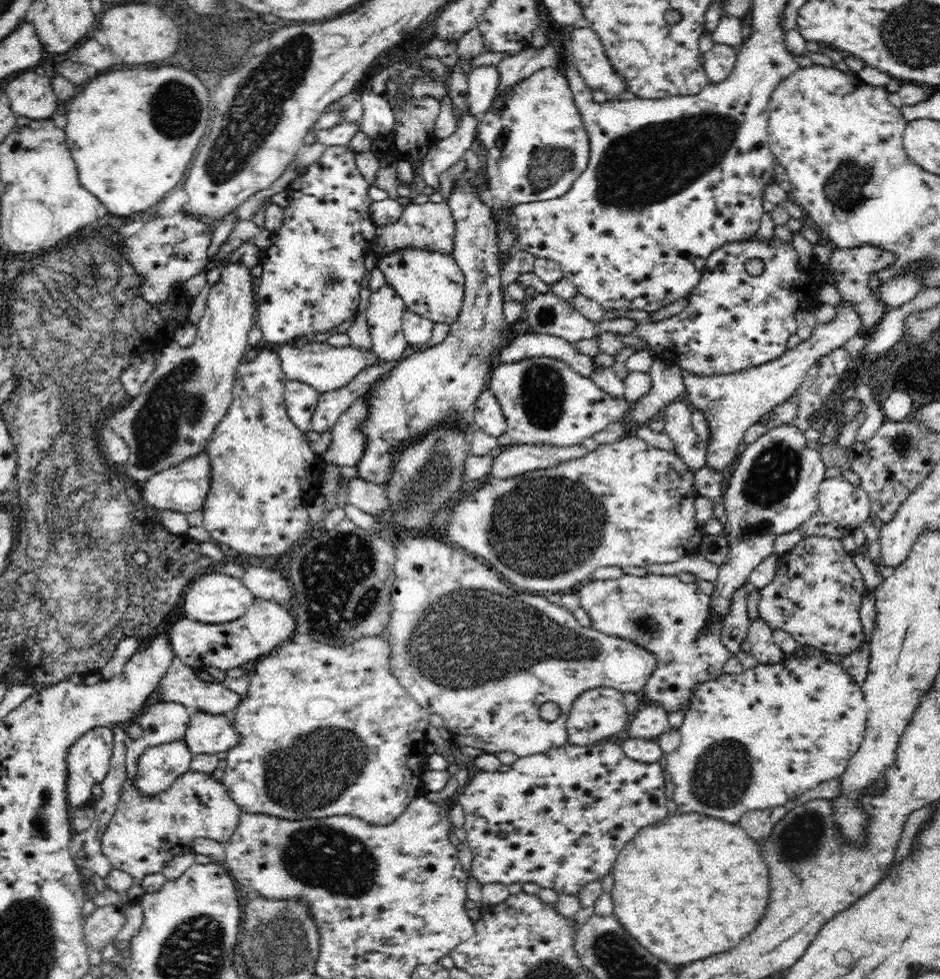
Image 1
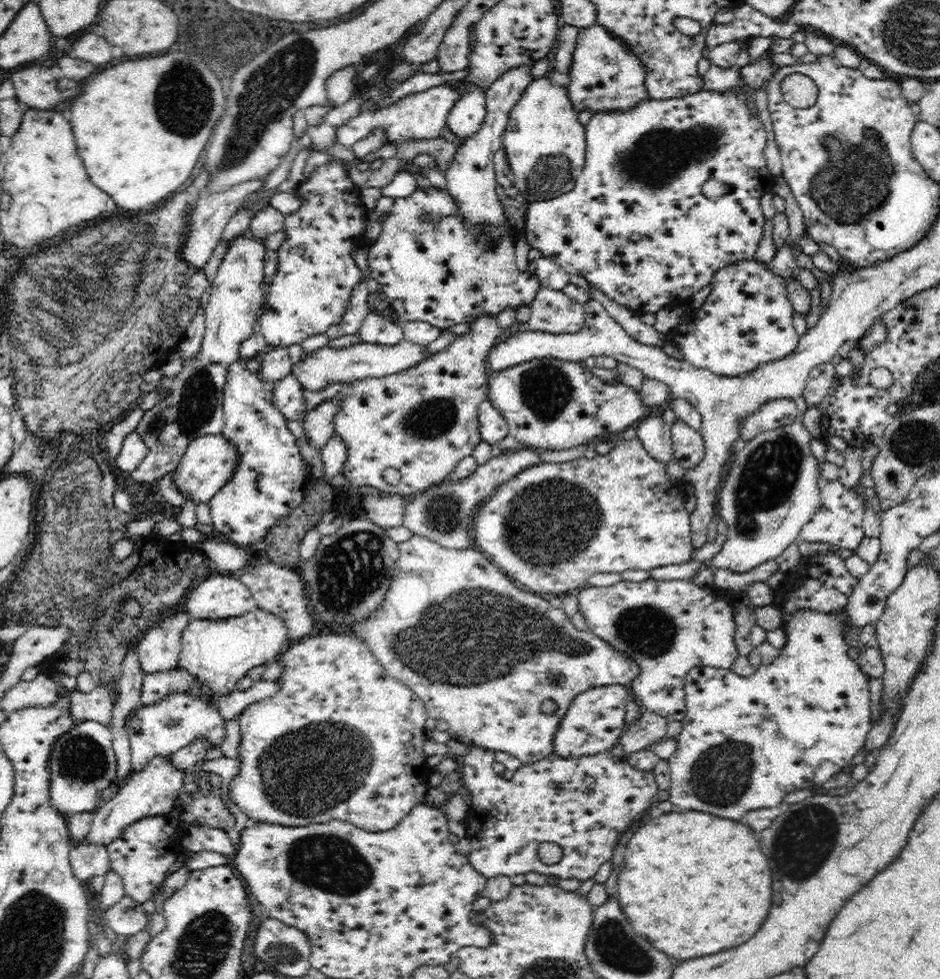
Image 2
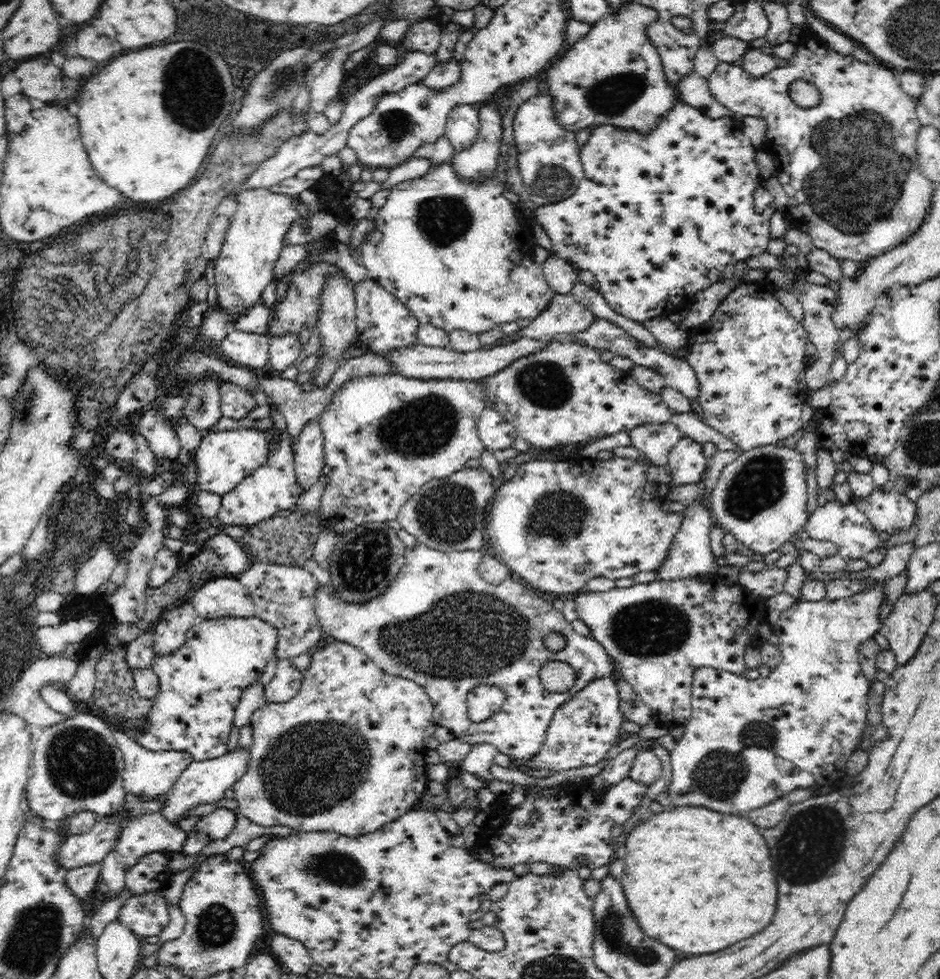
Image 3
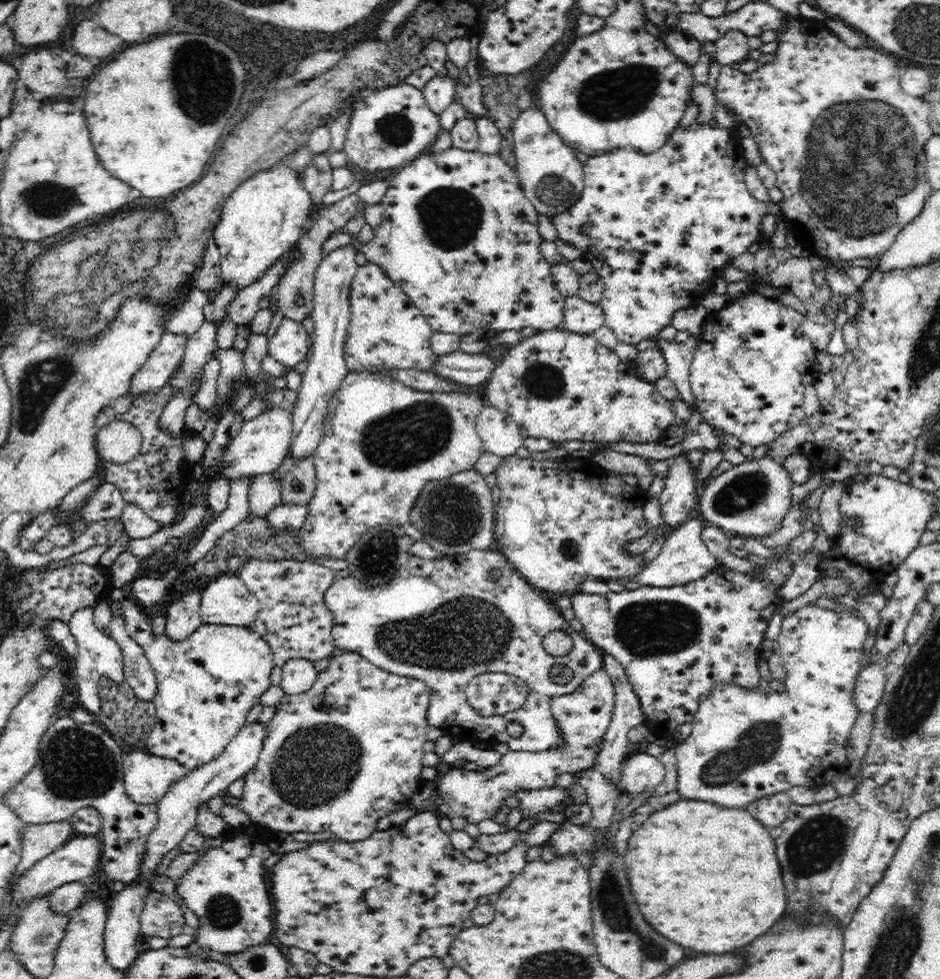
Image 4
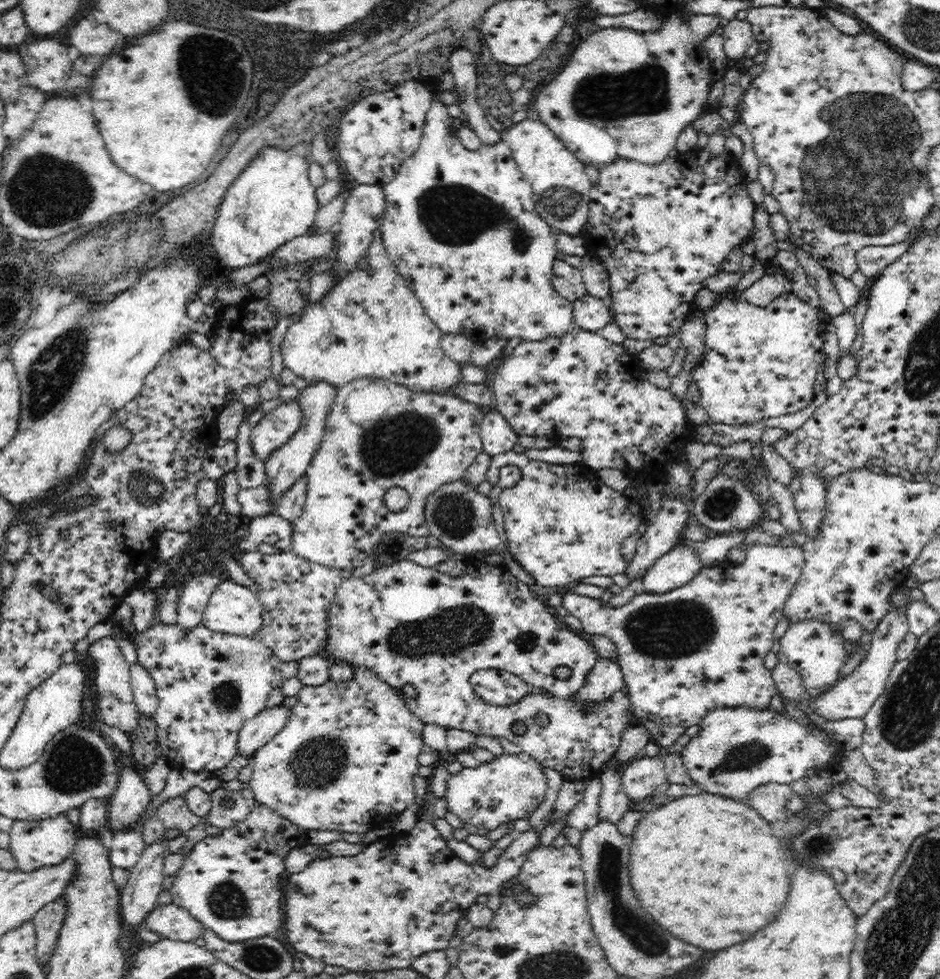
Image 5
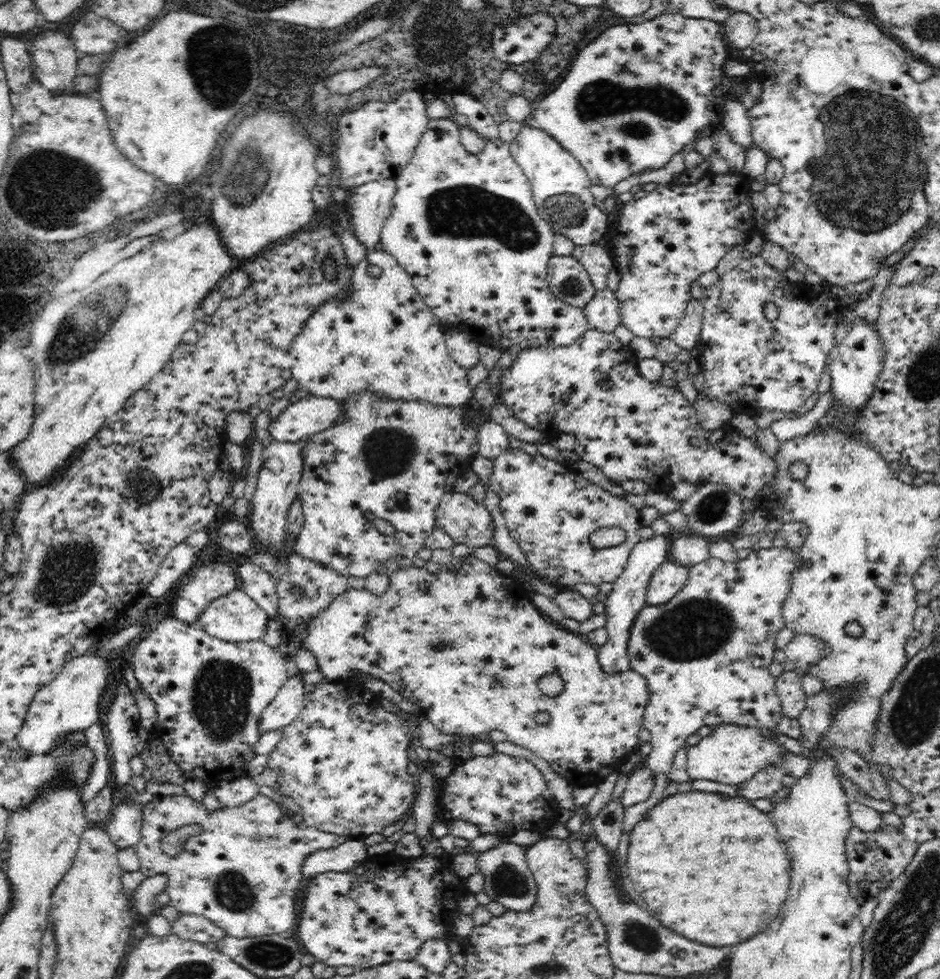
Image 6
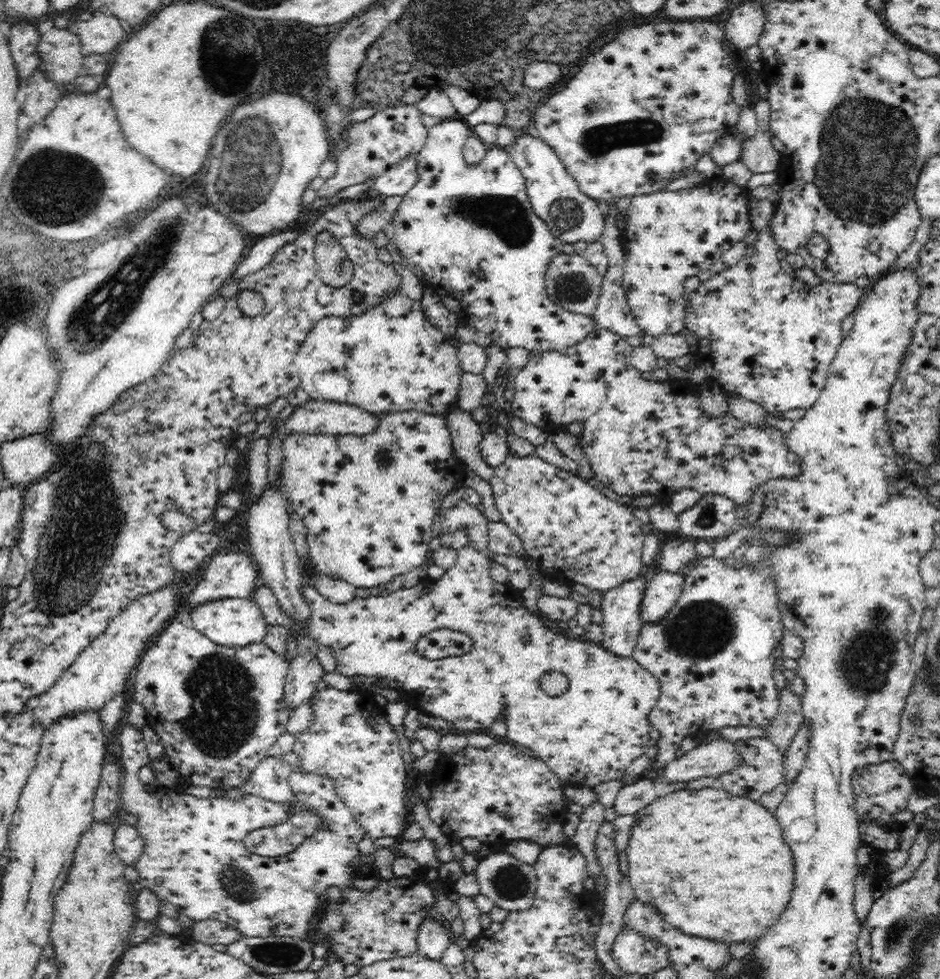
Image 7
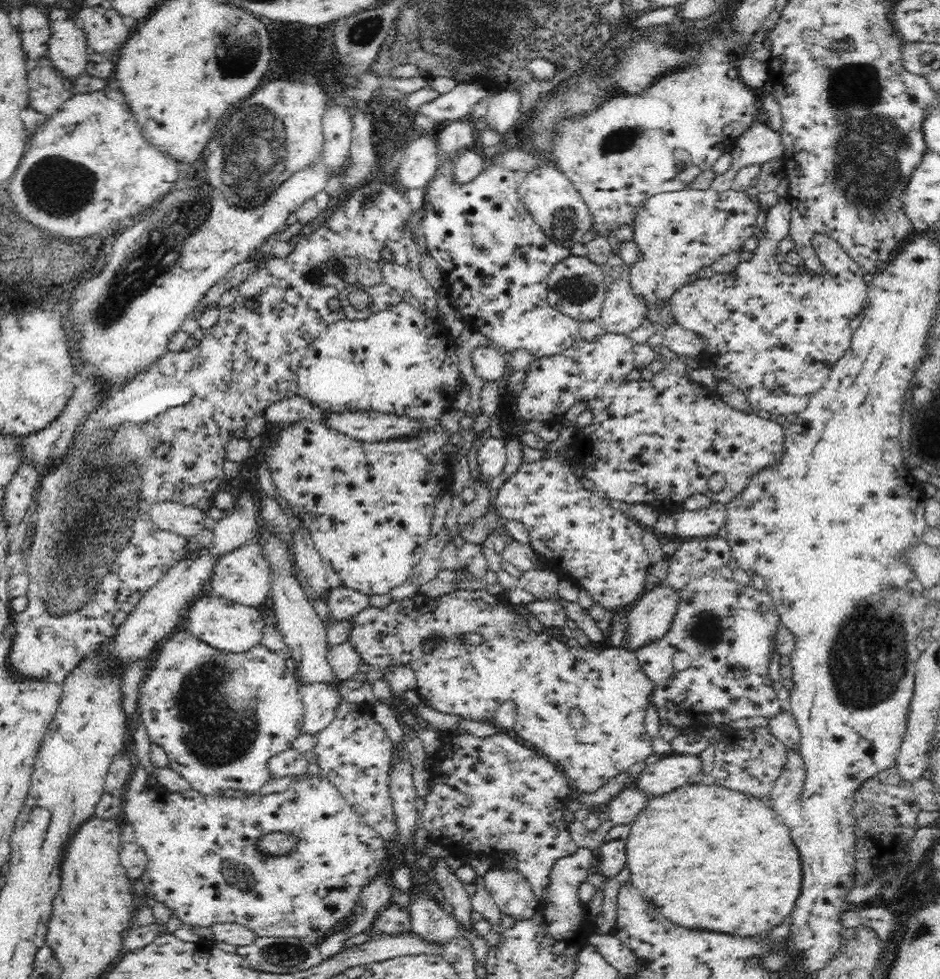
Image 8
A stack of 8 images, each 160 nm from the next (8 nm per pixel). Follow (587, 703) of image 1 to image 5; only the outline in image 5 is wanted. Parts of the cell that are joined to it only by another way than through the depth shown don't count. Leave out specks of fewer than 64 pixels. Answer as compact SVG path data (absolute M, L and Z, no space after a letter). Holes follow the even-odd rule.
M600 657L588 674L586 684L575 694L575 700L602 702L621 689L625 689L625 680L617 658ZM477 670L470 675L469 681L481 700L496 706L506 706L512 702L518 702L520 698L534 690L534 687L506 670ZM528 753L502 754L490 762L475 767L464 767L448 780L446 794L447 808L461 818L467 827L492 830L500 824L530 818L544 802L548 784L542 765Z

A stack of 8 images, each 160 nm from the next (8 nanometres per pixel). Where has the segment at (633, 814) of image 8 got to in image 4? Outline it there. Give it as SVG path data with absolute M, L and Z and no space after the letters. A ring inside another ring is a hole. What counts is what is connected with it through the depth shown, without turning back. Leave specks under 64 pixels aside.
M638 753L623 764L620 786L633 795L651 792L664 780L665 772L664 764L656 755Z

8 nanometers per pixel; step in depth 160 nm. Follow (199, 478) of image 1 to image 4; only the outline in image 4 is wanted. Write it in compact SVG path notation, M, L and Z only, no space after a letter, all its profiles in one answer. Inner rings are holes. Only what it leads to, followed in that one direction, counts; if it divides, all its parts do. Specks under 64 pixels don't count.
M286 406L264 410L241 426L238 436L227 446L223 464L225 467L214 478L236 480L238 476L256 476L278 469L288 452L293 435L293 413Z

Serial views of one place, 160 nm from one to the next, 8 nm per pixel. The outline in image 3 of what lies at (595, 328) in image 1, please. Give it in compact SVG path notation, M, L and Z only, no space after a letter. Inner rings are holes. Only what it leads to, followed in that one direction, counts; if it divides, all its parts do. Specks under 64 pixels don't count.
M571 293L554 295L551 305L542 314L539 314L525 328L520 329L519 338L548 339L556 334L572 334L585 331L597 318L597 316L583 304L580 304Z

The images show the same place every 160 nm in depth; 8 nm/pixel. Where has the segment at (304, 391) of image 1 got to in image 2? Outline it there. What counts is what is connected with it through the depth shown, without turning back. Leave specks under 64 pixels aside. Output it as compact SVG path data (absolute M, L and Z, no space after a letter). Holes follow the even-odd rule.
M290 373L280 380L274 382L272 388L273 406L280 411L287 420L303 419L304 416L304 395L303 386L299 380Z

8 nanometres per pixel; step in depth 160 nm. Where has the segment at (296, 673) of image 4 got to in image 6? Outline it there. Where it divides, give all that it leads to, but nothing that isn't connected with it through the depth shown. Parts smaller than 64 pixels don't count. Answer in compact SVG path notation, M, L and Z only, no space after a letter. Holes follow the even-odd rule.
M474 554L462 557L462 564L456 570L446 568L438 573L431 574L415 563L404 563L404 568L392 572L389 576L390 588L386 594L376 596L364 589L350 589L340 594L328 608L317 615L308 625L306 630L306 648L314 653L318 661L319 669L324 674L327 682L349 681L355 675L376 678L389 684L396 692L402 694L408 702L417 705L417 710L423 719L429 721L444 735L473 736L476 734L489 734L493 730L504 732L507 740L527 748L540 758L543 758L550 768L563 776L571 785L597 787L608 775L619 771L629 756L638 751L642 744L638 733L644 730L644 709L649 701L648 681L639 672L628 668L624 672L612 674L603 669L598 659L598 647L573 635L570 631L557 628L556 623L546 620L530 598L523 596L520 587L513 581L513 577L503 577L497 572L494 564L488 564L480 560ZM435 644L446 644L444 650L435 650ZM544 674L560 674L565 682L564 692L560 696L550 698L540 692L538 680ZM547 712L550 715L548 724L536 722L536 714Z

